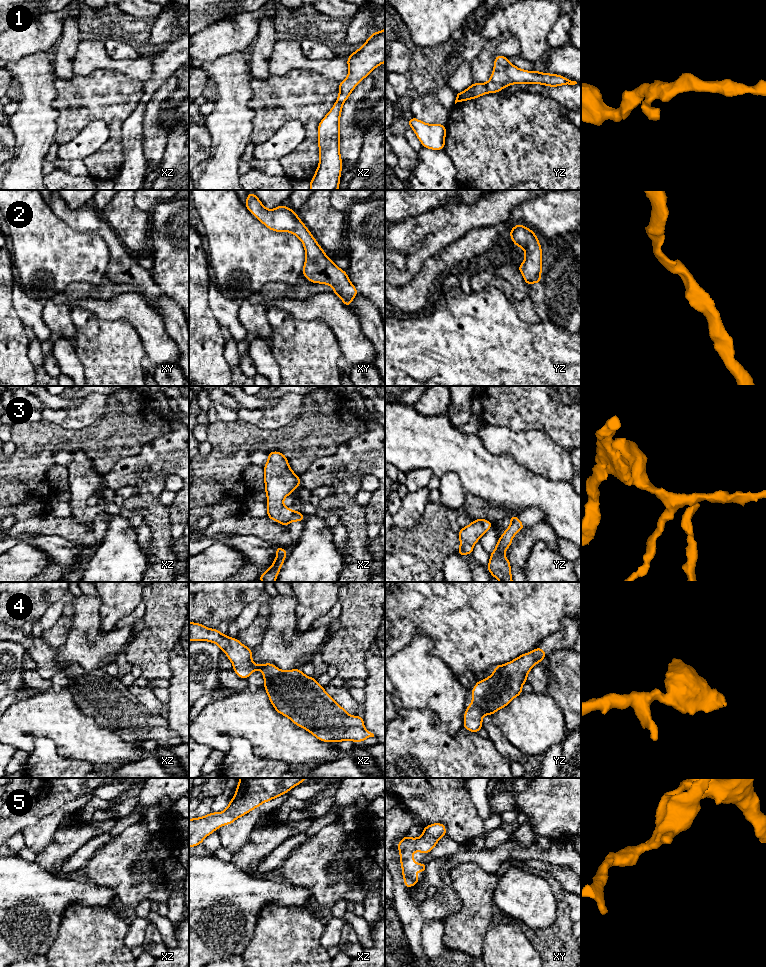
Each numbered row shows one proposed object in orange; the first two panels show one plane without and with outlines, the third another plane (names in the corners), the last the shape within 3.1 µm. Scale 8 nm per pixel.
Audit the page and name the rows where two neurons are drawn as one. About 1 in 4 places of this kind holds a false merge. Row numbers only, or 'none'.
none

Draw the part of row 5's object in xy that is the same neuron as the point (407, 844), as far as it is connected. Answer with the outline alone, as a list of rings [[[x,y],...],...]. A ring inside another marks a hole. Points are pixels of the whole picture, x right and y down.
[[[434,823],[424,827],[420,838],[409,838],[405,835],[397,844],[406,888],[410,889],[414,884],[420,883],[421,880],[416,877],[415,873],[420,870],[424,874],[427,868],[427,864],[418,864],[413,861],[414,855],[412,852],[419,851],[428,854],[437,845],[439,838],[446,835],[445,825],[443,823]]]

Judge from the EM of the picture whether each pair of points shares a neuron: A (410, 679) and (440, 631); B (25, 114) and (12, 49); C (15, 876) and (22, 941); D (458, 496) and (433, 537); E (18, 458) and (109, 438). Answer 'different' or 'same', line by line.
A: different
B: different
C: same
D: different
E: different

